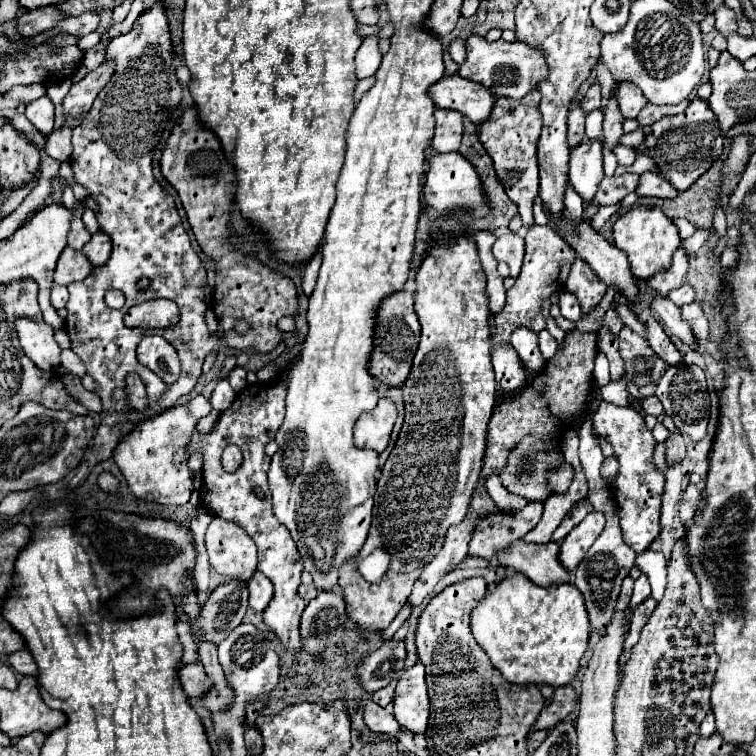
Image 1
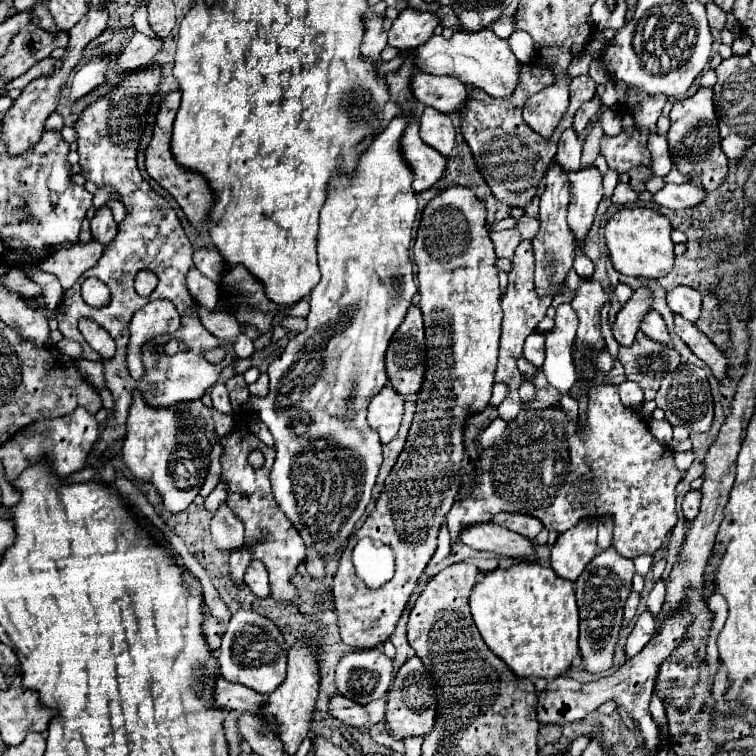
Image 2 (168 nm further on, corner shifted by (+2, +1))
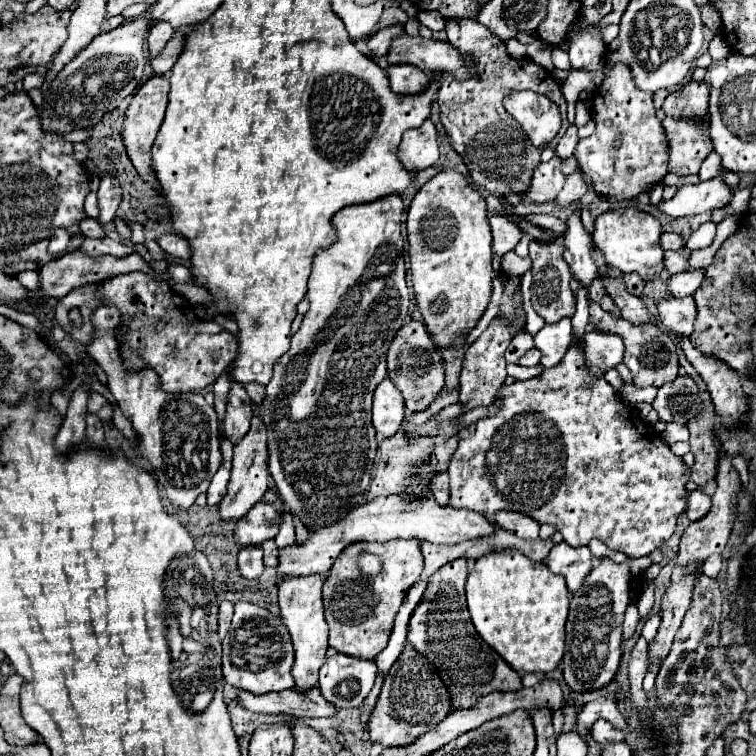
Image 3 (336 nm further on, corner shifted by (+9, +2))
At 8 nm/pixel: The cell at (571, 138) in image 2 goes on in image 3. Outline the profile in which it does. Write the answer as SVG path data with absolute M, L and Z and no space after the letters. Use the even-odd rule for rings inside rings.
M552 157L548 163L540 163L532 175L532 185L528 189L528 199L534 203L556 199L556 195L564 187L562 159Z

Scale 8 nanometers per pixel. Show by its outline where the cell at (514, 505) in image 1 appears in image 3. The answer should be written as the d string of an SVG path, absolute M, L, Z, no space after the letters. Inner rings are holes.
M454 435L447 439L443 445L435 446L434 453L437 459L437 474L447 471L449 461L458 446L458 442L458 436Z

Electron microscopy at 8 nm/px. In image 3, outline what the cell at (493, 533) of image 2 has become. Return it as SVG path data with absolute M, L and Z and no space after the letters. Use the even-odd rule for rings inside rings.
M390 495L378 497L366 505L356 507L330 527L322 527L310 535L310 539L302 545L290 545L280 551L278 565L278 583L284 575L312 575L312 573L328 573L338 553L354 543L354 541L390 541L390 539L420 539L430 543L446 543L456 545L468 539L480 539L494 535L494 523L486 517L470 511L470 509L452 509L440 507L434 499L418 499L414 495Z

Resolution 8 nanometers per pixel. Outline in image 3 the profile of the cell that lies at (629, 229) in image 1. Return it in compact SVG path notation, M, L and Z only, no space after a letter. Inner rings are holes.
M634 207L606 211L596 217L594 223L594 245L602 251L606 265L622 271L622 273L638 273L644 281L652 281L664 271L664 249L660 245L662 223L644 211Z

